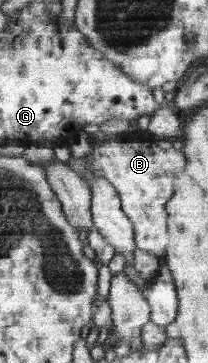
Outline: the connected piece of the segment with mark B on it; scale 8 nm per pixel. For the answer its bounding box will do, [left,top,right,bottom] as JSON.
[86,129,186,258]

